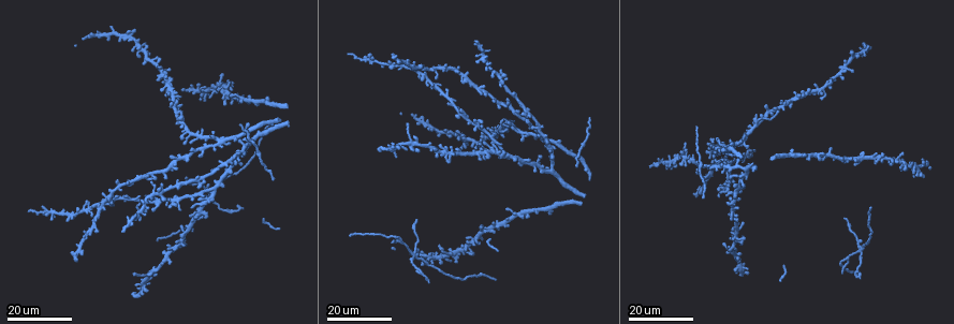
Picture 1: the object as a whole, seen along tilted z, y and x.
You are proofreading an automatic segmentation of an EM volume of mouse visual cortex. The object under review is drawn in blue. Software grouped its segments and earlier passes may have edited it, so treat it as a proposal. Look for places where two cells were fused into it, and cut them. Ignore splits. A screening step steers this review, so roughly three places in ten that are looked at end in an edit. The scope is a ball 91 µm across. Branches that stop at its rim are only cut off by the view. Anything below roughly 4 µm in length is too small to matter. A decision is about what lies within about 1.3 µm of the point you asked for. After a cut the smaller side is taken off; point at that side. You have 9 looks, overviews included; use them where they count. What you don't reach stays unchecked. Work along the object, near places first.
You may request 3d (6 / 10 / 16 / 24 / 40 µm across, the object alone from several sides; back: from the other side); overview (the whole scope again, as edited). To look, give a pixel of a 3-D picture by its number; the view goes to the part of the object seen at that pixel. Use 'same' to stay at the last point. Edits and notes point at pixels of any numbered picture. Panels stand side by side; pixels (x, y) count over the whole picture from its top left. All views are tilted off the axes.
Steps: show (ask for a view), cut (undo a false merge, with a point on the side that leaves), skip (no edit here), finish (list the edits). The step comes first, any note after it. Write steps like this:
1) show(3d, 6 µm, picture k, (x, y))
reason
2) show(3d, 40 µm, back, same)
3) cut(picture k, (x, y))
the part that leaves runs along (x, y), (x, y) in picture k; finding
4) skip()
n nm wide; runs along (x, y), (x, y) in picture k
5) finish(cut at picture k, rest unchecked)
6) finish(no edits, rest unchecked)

show(3d, 24 µm, picture 1, (477, 236))

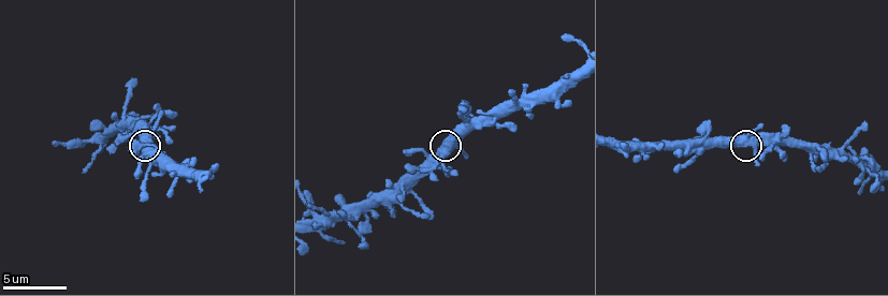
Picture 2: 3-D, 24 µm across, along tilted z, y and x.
show(3d, 10 µm, picture 2, (443, 156))

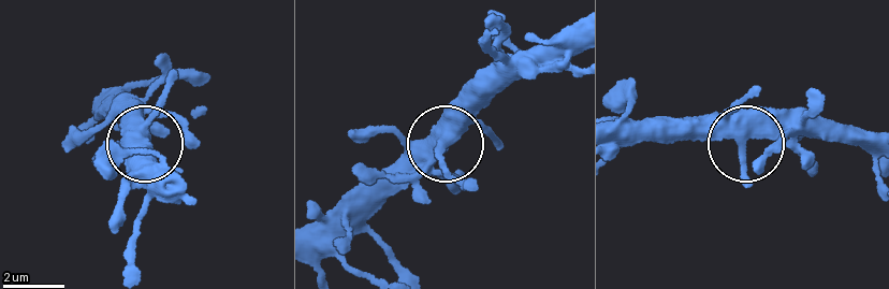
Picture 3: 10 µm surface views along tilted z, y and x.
show(3d, 6 µm, picture 3, (445, 142))

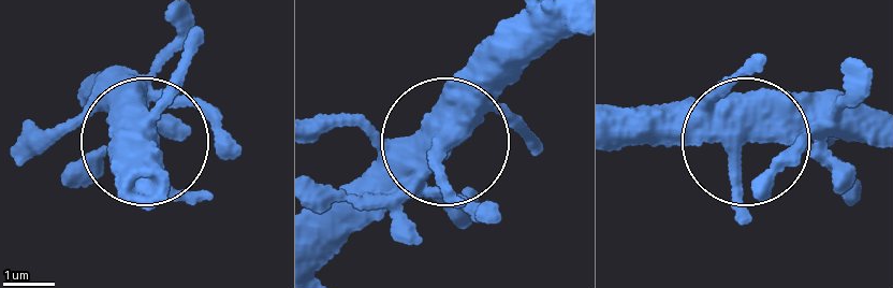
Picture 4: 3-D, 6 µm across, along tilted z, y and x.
skip()
continuous, no second cell

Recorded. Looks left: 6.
show(3d, 16 µm, picture 1, (742, 170))

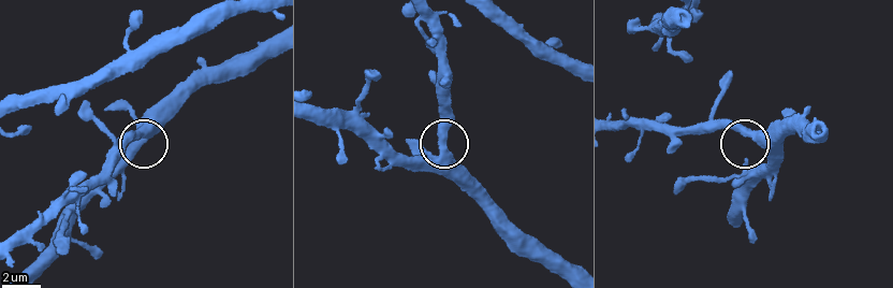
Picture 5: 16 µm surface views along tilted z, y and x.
show(3d, 10 µm, picture 5, (444, 145))

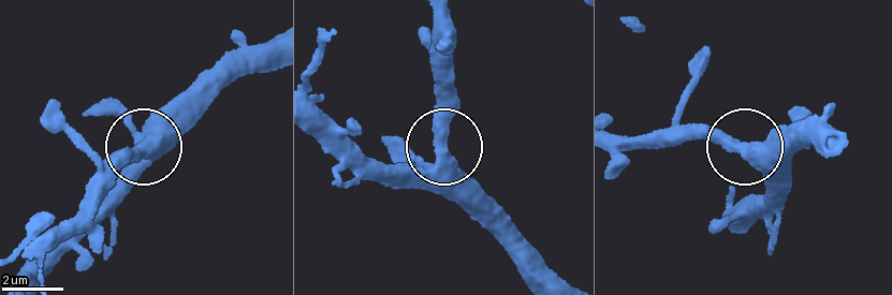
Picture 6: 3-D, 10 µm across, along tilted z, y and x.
skip()
470 nm wide; runs along (319, 126), (384, 164), (432, 166), (446, 138), (446, 77) in picture 6; continuous, no second cell

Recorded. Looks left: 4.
show(3d, 24 µm, picture 1, (236, 155))
three-way junction

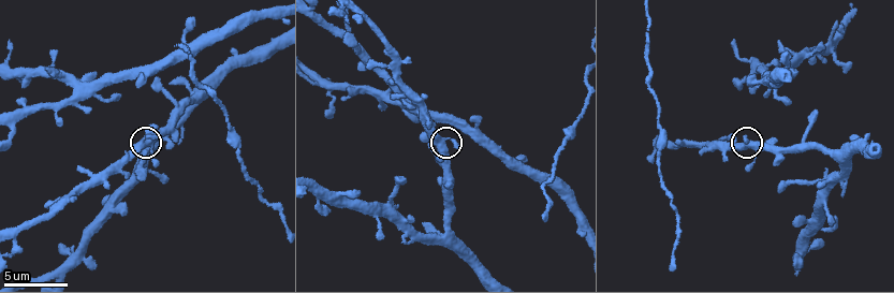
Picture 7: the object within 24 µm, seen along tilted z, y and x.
show(3d, 6 µm, picture 7, (141, 143))
zoom in

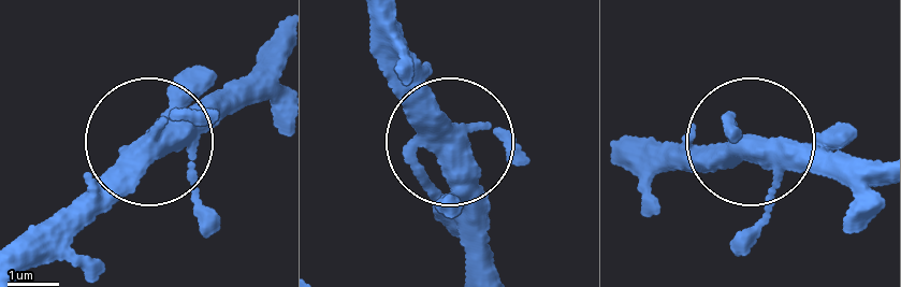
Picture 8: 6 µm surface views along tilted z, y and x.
skip()
runs along (477, 272), (477, 178), (409, 63) in picture 8; continuous, no second cell

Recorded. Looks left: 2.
show(3d, 6 µm, picture 7, (69, 75))

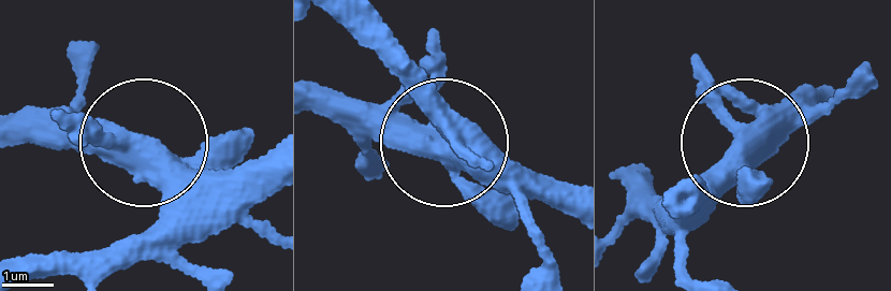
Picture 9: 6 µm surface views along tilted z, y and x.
skip()
510 nm wide; runs along (55, 272), (146, 228), (156, 146), (232, 178), (271, 170) in picture 9; continuous, no second cell

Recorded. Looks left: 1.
finish(no edits, rest unchecked)

